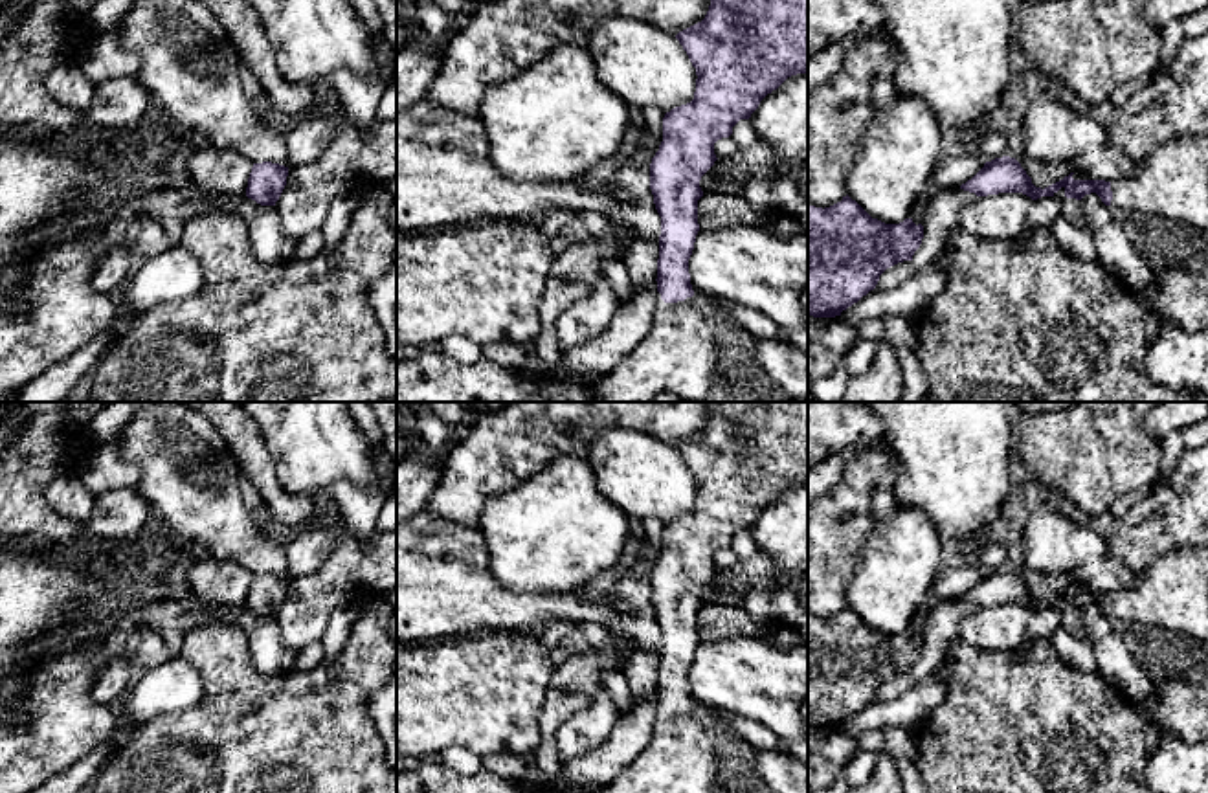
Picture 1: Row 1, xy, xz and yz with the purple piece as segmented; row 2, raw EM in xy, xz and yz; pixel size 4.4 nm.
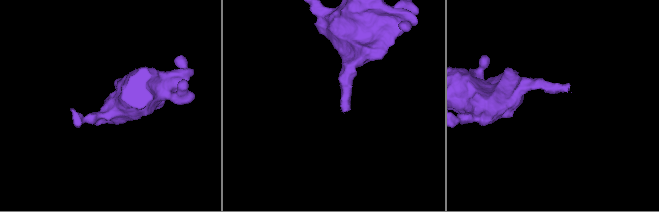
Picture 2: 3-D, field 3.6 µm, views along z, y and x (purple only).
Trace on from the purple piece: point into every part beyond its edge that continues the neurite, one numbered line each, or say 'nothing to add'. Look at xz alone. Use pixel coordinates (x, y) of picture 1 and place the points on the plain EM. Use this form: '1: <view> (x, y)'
1: xz (682, 757)

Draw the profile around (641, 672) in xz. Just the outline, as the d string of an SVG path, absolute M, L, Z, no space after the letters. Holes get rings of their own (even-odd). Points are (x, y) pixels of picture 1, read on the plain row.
M659 650L637 652L622 670L630 694L646 698L657 690Z

